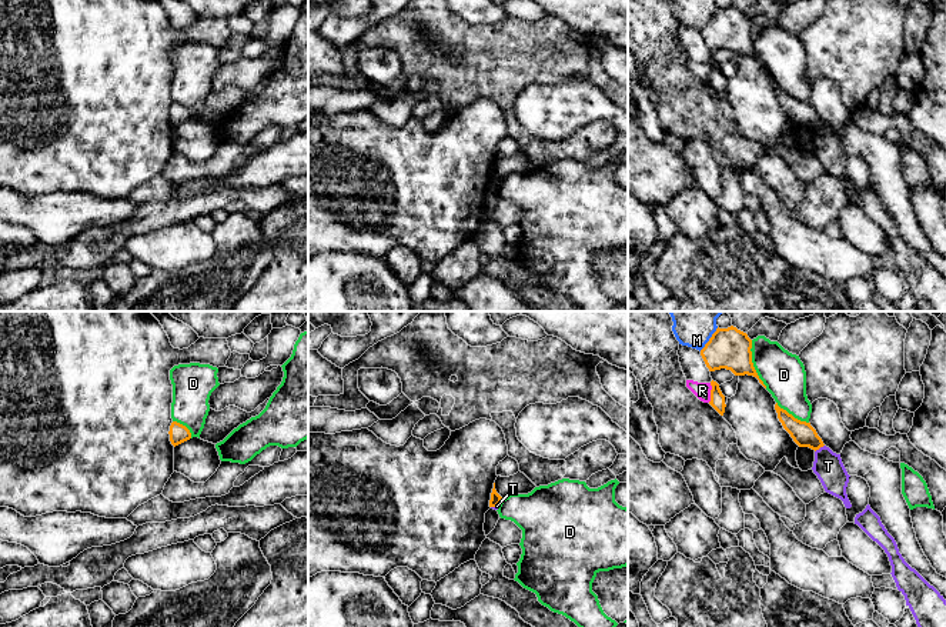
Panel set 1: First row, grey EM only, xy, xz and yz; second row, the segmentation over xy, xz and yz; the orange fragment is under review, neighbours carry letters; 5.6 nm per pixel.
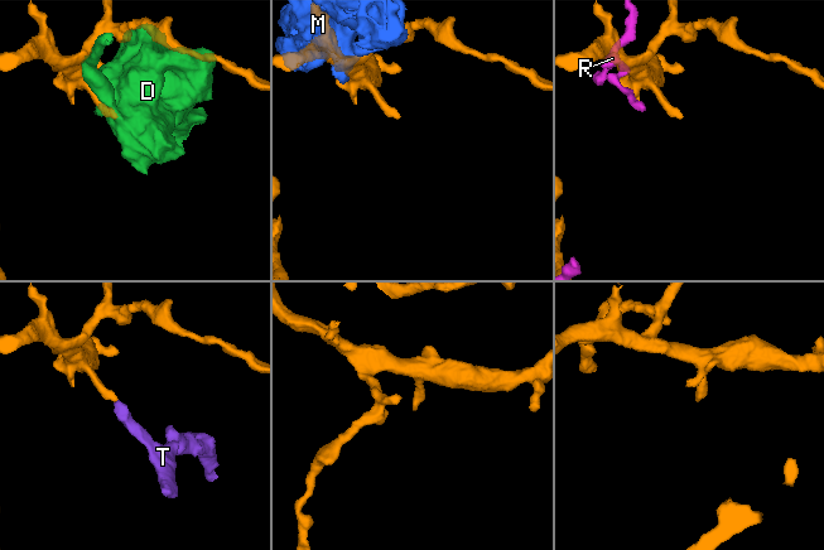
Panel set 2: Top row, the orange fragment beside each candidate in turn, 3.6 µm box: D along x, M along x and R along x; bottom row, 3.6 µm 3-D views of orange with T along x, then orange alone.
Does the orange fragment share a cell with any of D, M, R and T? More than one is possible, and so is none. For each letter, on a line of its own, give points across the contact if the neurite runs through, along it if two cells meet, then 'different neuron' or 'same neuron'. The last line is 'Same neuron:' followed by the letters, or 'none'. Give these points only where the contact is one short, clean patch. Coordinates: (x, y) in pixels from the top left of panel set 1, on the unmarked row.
D: different neuron
M: different neuron
R: different neuron
T: border yz (824, 124), (815, 132); different neuron
Same neuron: none

